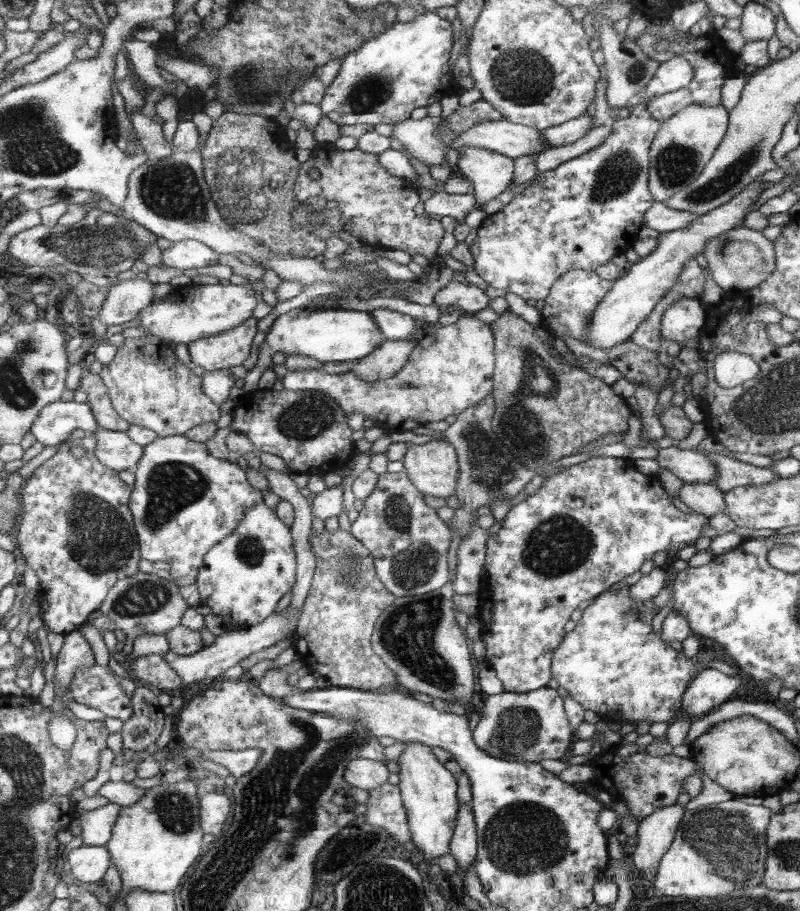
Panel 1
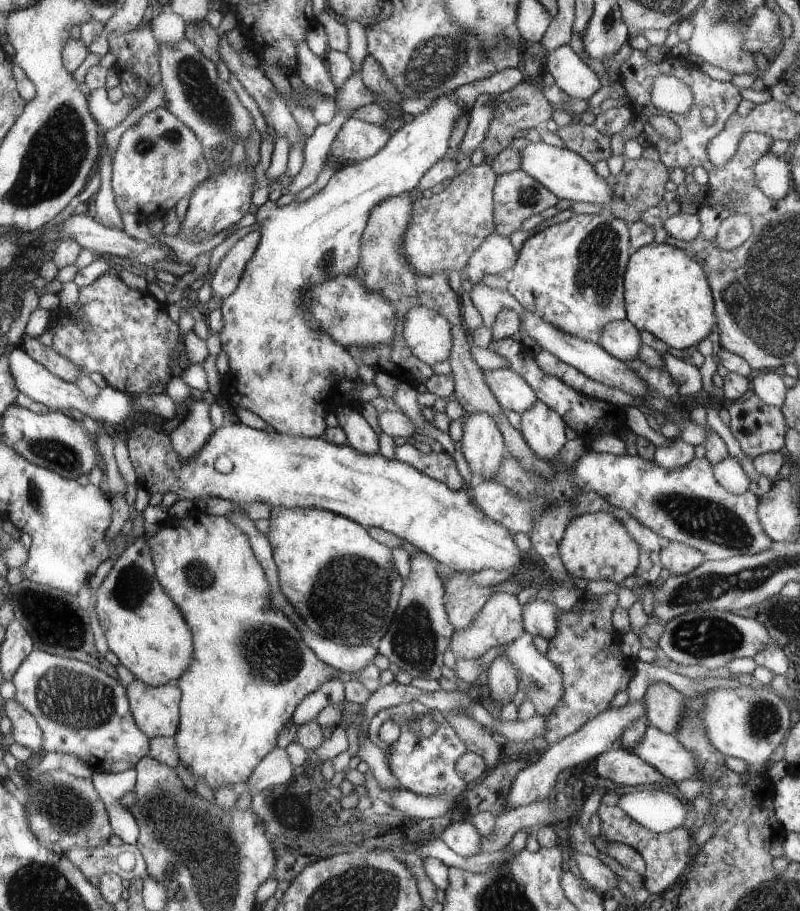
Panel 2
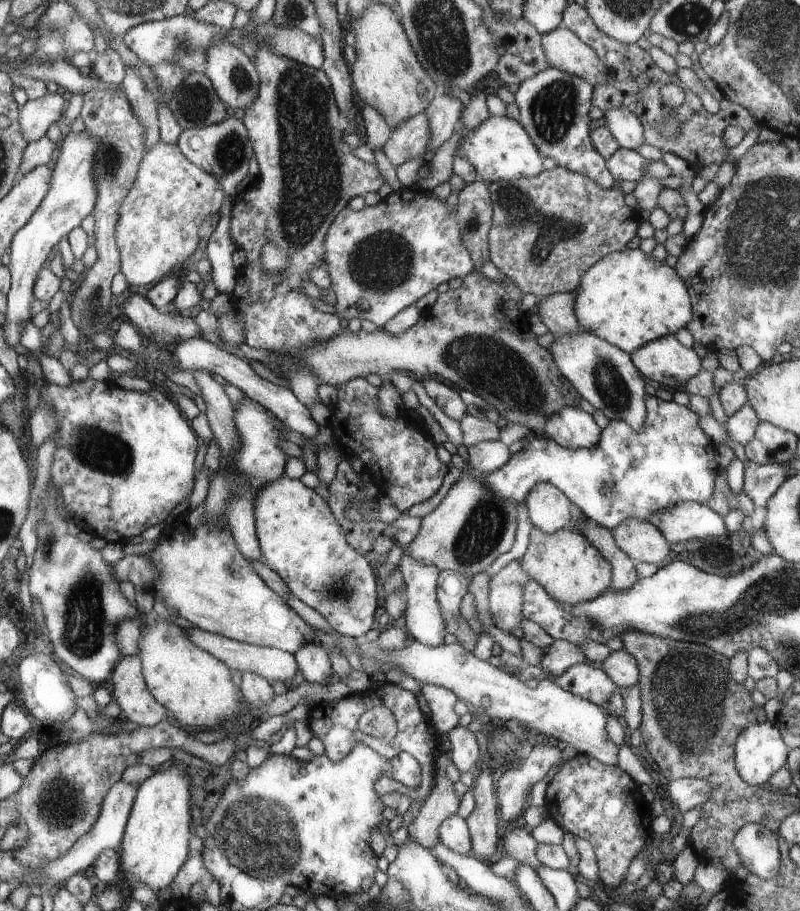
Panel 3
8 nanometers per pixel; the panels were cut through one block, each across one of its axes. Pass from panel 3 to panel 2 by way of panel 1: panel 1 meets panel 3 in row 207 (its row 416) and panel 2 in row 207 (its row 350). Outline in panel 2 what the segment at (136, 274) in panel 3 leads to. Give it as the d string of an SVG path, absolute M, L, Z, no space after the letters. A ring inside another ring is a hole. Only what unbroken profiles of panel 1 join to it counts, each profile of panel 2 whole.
M164 107L146 113L121 136L114 158L112 158L111 184L116 206L121 214L134 214L138 222L149 217L161 218L172 210L182 198L190 198L198 187L209 177L208 160L202 140L185 122Z

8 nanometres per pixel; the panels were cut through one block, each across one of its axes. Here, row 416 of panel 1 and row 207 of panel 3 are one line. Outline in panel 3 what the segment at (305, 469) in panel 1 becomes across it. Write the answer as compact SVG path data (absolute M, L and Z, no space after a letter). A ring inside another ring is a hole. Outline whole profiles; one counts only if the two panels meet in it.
M266 45L257 47L255 60L256 62L254 63L258 68L258 74L261 78L261 86L259 87L259 95L257 96L257 100L253 106L244 111L242 122L248 131L254 156L256 156L256 160L259 164L259 177L247 190L243 191L239 196L234 198L232 205L229 233L237 248L246 253L247 261L239 271L239 276L237 278L231 299L234 303L234 312L242 318L241 322L245 325L243 328L243 335L246 345L250 348L264 349L265 351L297 351L314 341L328 340L334 335L340 334L338 331L340 328L340 319L336 317L336 314L324 313L318 310L318 308L316 308L316 306L312 303L312 299L302 291L302 286L304 286L304 282L307 280L310 282L310 277L308 277L308 275L312 272L312 268L318 268L320 266L324 267L323 261L325 260L325 246L323 243L327 238L329 228L334 223L337 216L340 215L346 207L348 207L348 202L350 202L350 200L352 200L355 196L364 197L366 194L378 192L380 186L382 186L385 181L381 178L375 164L362 162L359 158L354 158L352 150L348 152L348 146L346 146L346 142L344 142L344 132L342 132L342 128L344 128L344 124L347 124L347 120L343 114L340 114L340 108L338 108L337 102L334 102L332 84L331 82L328 82L328 77L323 70L308 68L307 66L293 61L292 59L274 54L274 51ZM268 242L274 242L274 244L277 244L283 252L286 252L288 258L291 260L290 268L287 269L284 276L280 276L278 274L270 275L269 273L266 273L261 266L260 252L262 250L262 246Z

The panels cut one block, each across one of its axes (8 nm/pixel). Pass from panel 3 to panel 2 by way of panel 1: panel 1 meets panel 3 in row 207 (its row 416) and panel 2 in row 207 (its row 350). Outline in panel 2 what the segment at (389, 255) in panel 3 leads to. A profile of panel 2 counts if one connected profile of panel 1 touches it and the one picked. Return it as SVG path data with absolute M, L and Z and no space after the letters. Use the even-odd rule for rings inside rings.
M482 161L458 173L440 193L434 193L430 198L413 196L412 223L404 236L404 250L409 264L417 273L461 274L468 267L477 248L488 235L496 232L496 200L493 196L496 182L494 168Z

